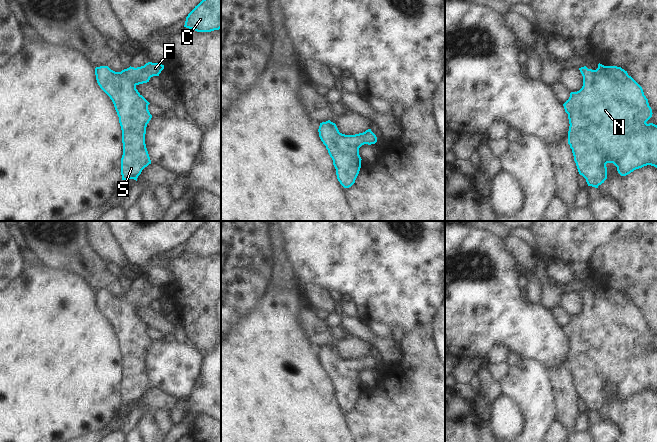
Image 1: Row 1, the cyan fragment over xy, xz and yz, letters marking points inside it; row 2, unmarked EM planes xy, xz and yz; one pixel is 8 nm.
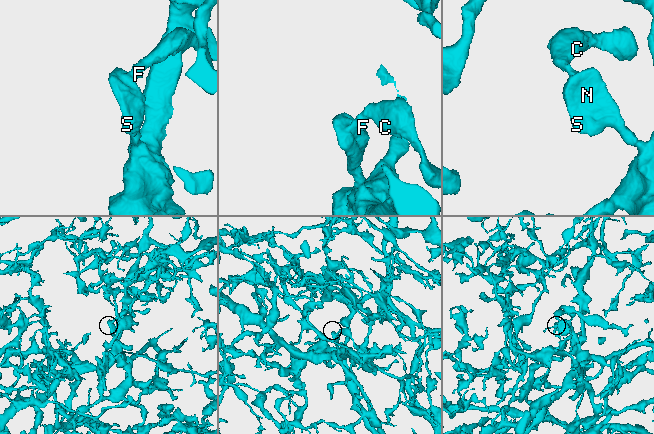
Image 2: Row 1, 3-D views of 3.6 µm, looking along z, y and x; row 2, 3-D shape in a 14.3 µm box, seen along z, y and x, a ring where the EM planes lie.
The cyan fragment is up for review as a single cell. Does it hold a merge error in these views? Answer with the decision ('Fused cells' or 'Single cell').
Single cell

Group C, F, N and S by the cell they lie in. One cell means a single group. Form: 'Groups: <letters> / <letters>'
Groups: C F N S

